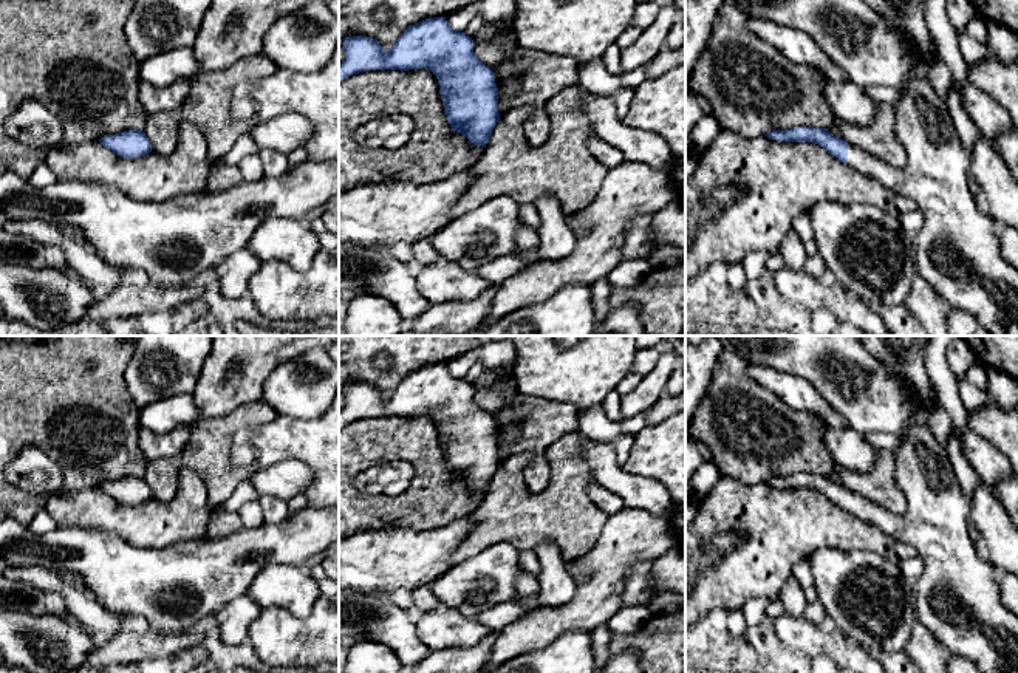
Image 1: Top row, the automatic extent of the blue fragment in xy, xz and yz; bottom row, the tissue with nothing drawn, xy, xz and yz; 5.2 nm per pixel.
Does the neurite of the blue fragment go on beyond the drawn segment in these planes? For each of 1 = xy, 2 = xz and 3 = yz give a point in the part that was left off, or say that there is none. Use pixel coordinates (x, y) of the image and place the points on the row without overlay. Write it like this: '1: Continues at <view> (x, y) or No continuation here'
1: No continuation here
2: No continuation here
3: Continues at yz (956, 597)

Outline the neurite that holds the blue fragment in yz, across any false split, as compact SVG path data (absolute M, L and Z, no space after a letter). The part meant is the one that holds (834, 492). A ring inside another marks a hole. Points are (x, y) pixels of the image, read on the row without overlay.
M931 336L857 337L863 348L910 391L913 416L894 452L896 481L907 500L907 509L902 514L891 514L831 481L826 475L795 473L784 478L772 477L764 483L784 489L817 489L839 507L913 546L924 563L924 572L911 585L917 622L928 628L955 656L968 659L982 673L1018 673L1018 617L1001 600L995 566L976 552L967 528L972 498L961 489L955 477L947 447L936 441L928 427L928 413L936 391L928 377L924 356Z

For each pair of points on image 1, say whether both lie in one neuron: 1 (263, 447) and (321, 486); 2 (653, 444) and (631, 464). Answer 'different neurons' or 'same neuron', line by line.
1: same neuron
2: same neuron

